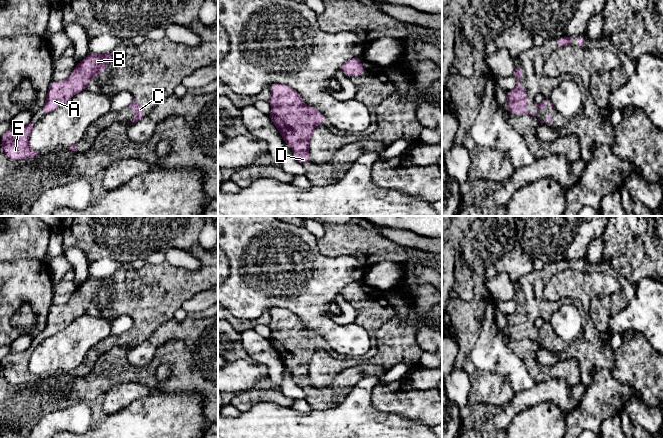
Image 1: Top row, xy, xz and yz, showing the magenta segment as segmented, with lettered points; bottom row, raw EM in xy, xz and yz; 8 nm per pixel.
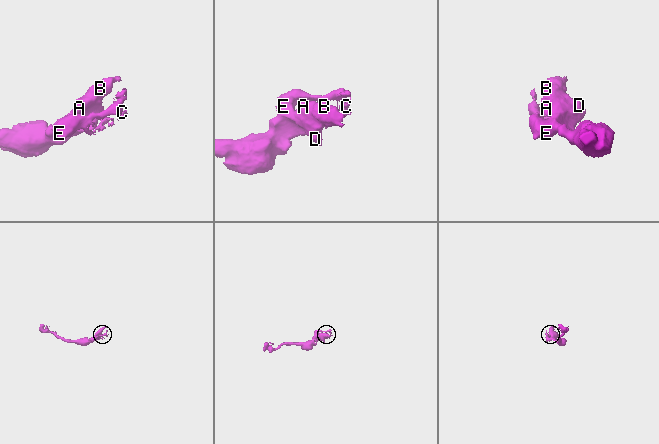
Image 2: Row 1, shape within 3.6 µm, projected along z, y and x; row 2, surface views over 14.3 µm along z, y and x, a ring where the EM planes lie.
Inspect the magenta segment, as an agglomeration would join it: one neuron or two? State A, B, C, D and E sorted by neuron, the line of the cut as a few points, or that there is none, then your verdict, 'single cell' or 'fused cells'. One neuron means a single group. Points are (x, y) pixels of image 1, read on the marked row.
A B C D E; no cut; single cell

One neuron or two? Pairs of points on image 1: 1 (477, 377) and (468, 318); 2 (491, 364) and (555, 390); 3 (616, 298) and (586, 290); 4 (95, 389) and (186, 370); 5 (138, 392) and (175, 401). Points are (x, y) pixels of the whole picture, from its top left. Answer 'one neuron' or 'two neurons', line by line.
1: one neuron
2: two neurons
3: two neurons
4: one neuron
5: two neurons

